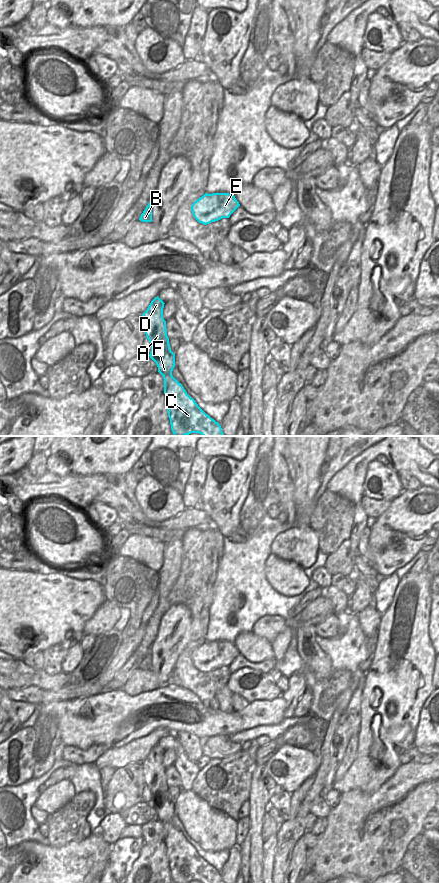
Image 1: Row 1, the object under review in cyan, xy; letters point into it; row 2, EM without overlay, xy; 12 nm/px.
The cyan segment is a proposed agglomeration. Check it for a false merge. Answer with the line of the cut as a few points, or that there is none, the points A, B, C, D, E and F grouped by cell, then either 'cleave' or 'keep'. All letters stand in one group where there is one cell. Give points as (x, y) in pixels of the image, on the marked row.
cut in xy along (147, 205), (150, 207); A C D F / B E; cleave

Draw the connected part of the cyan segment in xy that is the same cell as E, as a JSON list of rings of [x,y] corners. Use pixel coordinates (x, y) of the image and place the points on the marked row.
[[[205,193],[191,206],[194,218],[204,225],[229,218],[240,206],[234,194],[229,193]]]

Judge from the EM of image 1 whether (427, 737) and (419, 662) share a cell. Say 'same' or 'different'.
different

